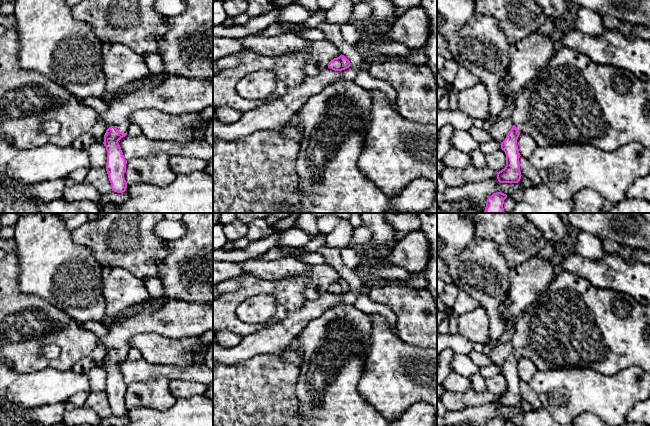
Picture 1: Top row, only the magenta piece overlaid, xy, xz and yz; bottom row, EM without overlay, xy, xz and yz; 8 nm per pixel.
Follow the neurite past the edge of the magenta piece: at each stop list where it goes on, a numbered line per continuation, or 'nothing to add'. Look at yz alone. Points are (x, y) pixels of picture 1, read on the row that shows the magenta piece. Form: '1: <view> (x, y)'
1: yz (572, 100)

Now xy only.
1: xy (176, 95)

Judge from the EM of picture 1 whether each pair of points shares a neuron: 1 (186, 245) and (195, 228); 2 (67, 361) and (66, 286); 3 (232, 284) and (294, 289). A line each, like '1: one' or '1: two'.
1: one
2: two
3: two

